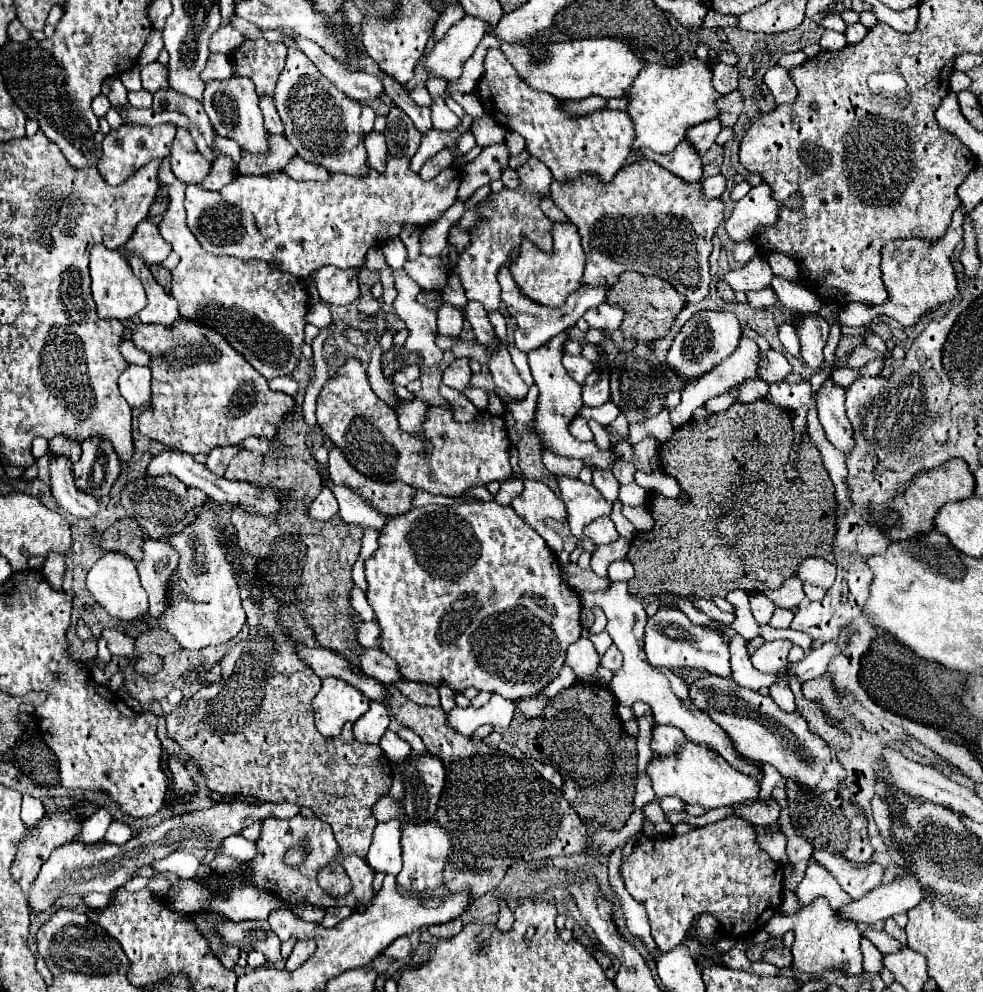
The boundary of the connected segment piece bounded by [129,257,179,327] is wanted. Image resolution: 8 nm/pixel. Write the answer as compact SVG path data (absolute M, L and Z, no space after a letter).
M131 257L129 265L131 265L133 273L141 279L145 293L147 293L147 307L139 311L139 321L145 323L145 325L159 323L159 325L165 325L165 327L173 327L173 323L179 317L177 301L173 301L173 297L153 279L153 275L141 263L141 259Z

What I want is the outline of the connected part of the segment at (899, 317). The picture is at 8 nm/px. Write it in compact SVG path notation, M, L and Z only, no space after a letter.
M957 207L943 239L939 239L935 243L921 241L921 239L901 239L901 241L891 241L891 245L885 245L881 271L883 271L883 283L887 287L889 299L885 301L885 305L873 308L862 308L860 303L849 303L845 305L847 307L844 306L840 310L839 324L863 327L869 325L876 315L885 314L887 317L899 321L903 327L913 327L921 321L923 315L939 309L943 303L953 301L953 297L959 291L957 291L957 279L955 279L949 257L951 257L955 245L963 239L963 221L965 221L963 209Z

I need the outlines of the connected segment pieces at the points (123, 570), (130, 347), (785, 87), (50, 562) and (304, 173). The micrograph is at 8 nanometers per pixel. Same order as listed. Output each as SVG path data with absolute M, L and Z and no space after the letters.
M103 553L103 557L93 565L93 569L87 575L87 589L97 599L97 603L115 619L121 621L141 621L145 623L145 613L149 609L147 593L139 583L137 567L133 561L121 553Z
M125 339L123 343L121 343L121 353L127 357L127 361L129 363L133 363L133 365L145 365L145 367L149 367L149 363L151 363L151 357L145 353L145 351L141 351L131 339Z
M771 67L765 75L763 75L763 81L767 83L771 95L775 97L775 103L781 105L781 103L793 103L795 97L797 97L797 87L793 85L793 81L789 79L789 71L785 67Z
M51 553L45 561L43 567L43 575L49 581L49 585L53 585L53 589L61 589L63 585L63 573L65 573L65 561L63 557L57 557L57 553Z
M295 157L295 161L291 161L285 169L285 173L297 181L329 181L329 171L323 169L321 165L315 163L307 163L301 157Z

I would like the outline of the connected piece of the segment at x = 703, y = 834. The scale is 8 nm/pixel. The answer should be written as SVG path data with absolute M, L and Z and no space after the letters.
M725 817L685 835L671 833L645 839L623 861L621 875L631 897L645 905L651 923L651 935L663 953L685 943L689 933L693 931L695 917L703 913L709 913L717 919L721 937L733 937L735 941L749 939L757 931L761 931L775 913L779 913L783 901L783 865L773 861L757 845L755 829L739 817Z

